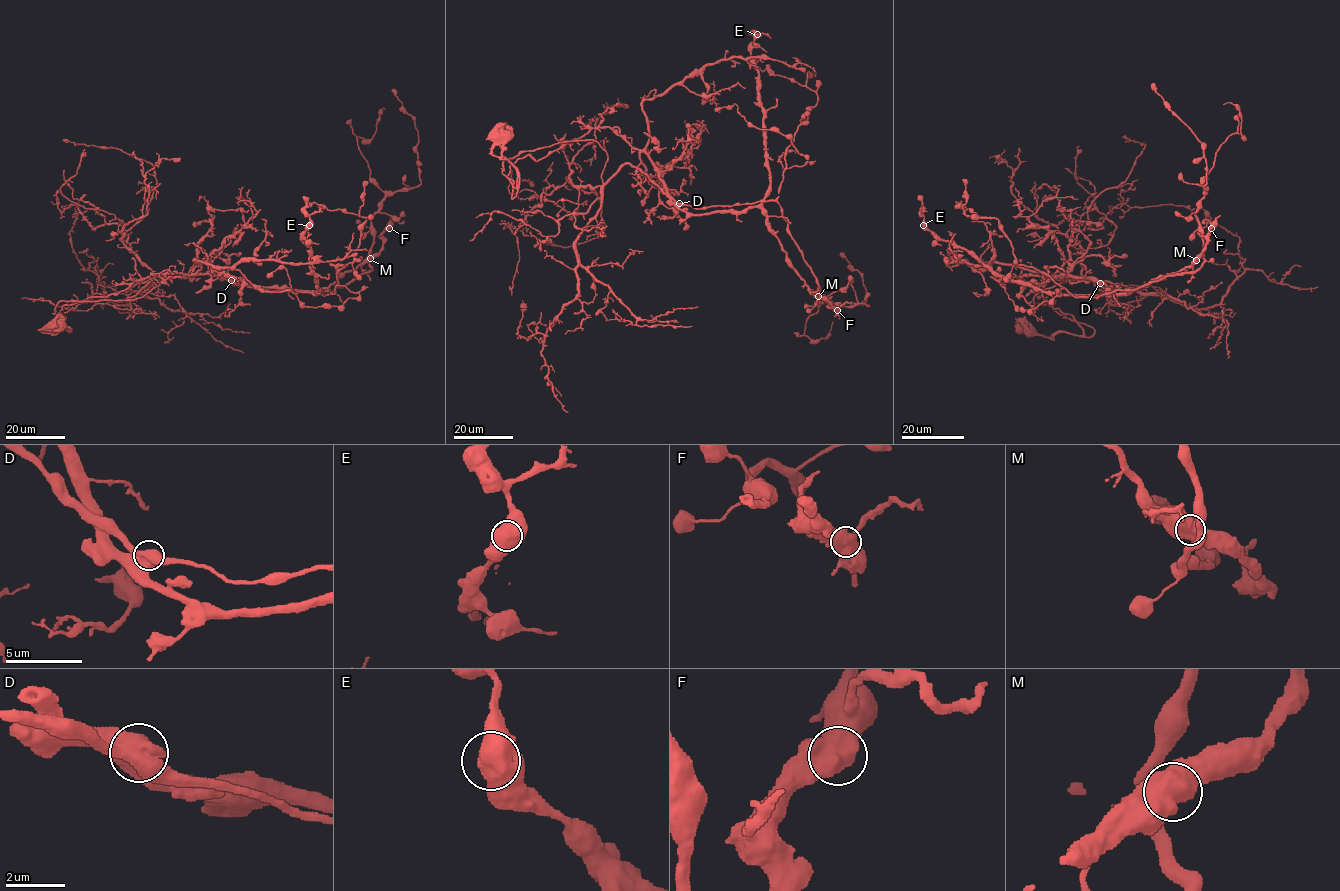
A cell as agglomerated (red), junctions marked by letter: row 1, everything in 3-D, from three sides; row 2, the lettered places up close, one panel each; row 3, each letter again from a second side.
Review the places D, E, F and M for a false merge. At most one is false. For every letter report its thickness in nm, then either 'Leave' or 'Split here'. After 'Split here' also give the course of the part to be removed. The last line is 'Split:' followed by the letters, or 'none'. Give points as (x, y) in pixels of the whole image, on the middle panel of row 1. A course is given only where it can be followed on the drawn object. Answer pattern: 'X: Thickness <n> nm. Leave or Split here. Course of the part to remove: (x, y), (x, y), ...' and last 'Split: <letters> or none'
D: Thickness 750 nm. Split here. Course of the part to remove: (679, 204), (608, 127), (518, 158), (512, 198), (507, 133)
E: Thickness 800 nm. Leave
F: Thickness 750 nm. Leave
M: Thickness 800 nm. Leave
Split: D

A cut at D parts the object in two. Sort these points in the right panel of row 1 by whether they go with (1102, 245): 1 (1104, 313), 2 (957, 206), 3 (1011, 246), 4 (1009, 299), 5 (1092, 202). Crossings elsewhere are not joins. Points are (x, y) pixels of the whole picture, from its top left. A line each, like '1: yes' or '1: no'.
1: yes
2: yes
3: yes
4: yes
5: yes

